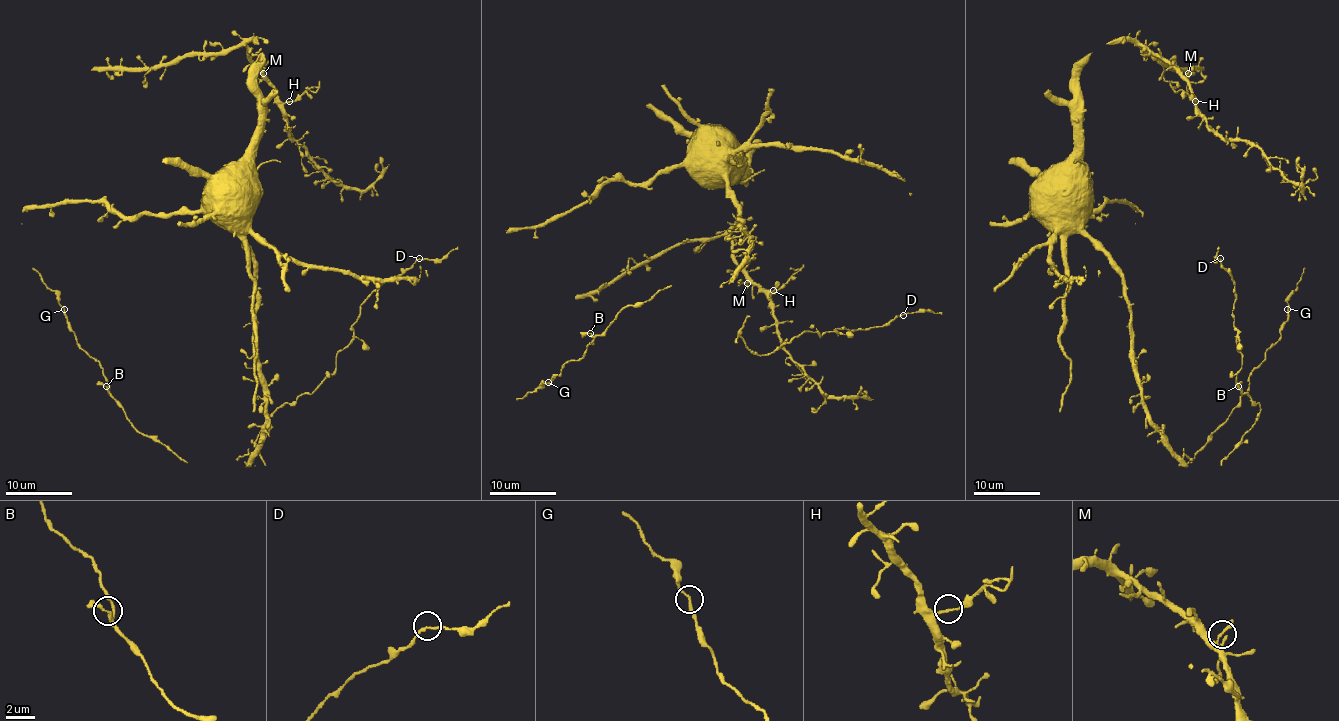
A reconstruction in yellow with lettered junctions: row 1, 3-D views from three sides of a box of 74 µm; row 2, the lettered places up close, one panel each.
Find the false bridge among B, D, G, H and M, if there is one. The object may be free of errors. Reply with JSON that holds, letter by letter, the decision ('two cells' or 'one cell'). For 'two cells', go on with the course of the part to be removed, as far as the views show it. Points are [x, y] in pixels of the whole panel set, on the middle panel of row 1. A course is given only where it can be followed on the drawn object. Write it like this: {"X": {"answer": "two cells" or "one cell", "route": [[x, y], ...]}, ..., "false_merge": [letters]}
{"B": {"answer": "one cell"}, "D": {"answer": "one cell"}, "G": {"answer": "one cell"}, "H": {"answer": "two cells", "route": [[774, 290], [800, 270], [789, 268]]}, "M": {"answer": "one cell"}, "false_merge": ["H"]}

